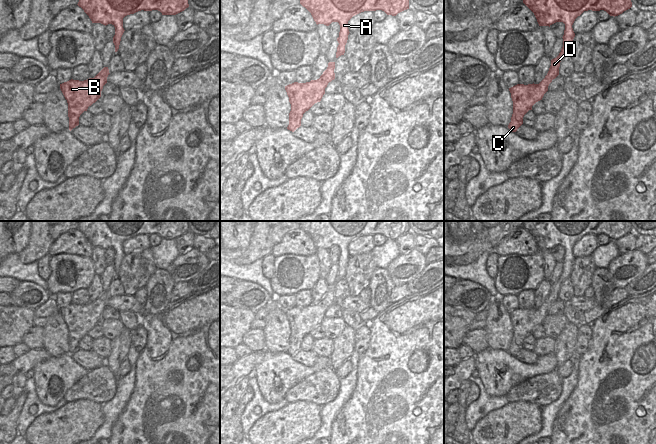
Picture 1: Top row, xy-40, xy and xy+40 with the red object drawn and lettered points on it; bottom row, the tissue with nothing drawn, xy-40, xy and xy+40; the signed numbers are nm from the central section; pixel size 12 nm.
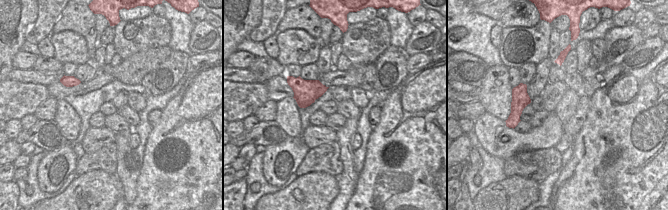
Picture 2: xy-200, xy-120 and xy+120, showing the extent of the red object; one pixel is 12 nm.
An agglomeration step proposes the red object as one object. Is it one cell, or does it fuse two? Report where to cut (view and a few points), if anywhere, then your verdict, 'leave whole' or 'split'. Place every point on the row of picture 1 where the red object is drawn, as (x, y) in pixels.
cut xy+40 (561, 51), (564, 55); split

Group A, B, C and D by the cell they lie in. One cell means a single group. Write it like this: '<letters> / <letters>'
A / B C D

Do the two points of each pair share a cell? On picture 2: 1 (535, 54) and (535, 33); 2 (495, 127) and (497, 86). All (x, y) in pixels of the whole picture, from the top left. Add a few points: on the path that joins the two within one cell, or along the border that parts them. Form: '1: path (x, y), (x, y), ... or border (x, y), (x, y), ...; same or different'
1: path (536, 49), (535, 38); same
2: border (486, 111), (504, 121); different

